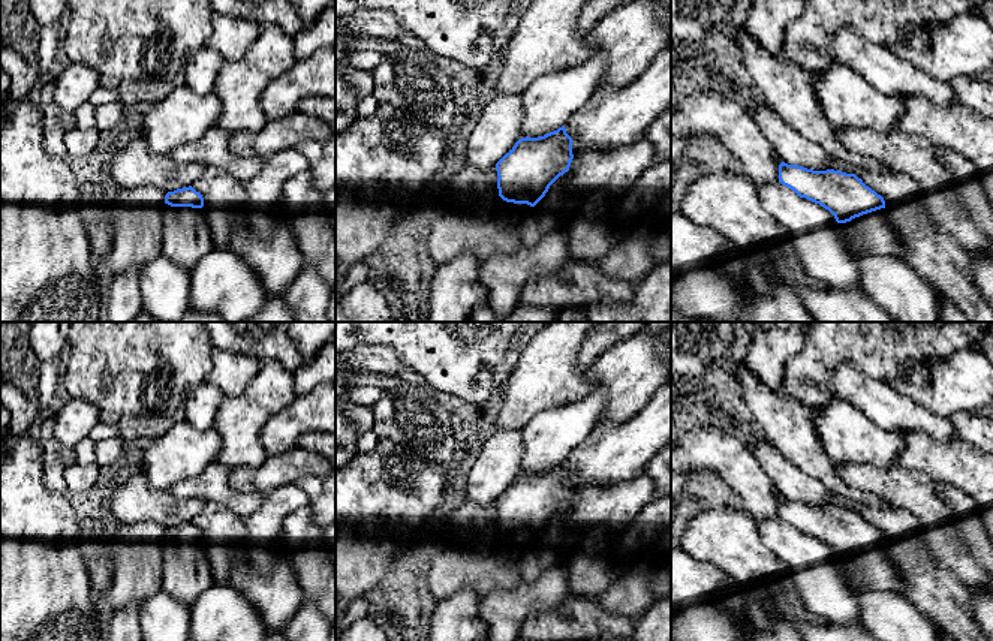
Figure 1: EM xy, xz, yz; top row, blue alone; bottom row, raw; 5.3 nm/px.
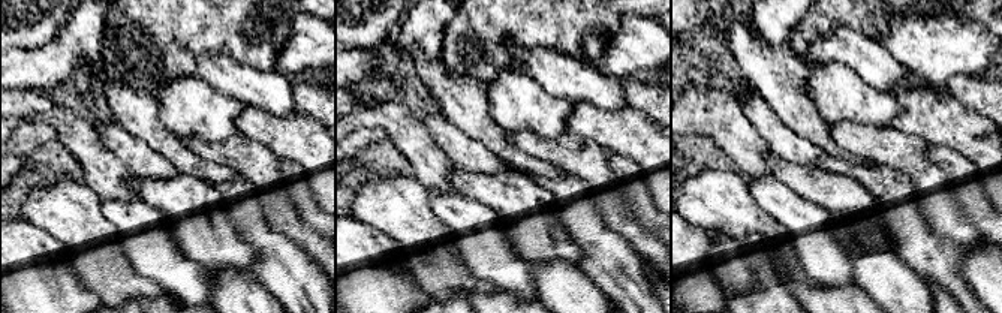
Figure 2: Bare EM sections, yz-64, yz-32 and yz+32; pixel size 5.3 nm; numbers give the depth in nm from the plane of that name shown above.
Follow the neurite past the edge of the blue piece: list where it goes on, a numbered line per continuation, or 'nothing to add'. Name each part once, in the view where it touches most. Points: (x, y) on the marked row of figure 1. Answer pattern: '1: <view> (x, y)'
1: yz (870, 234)

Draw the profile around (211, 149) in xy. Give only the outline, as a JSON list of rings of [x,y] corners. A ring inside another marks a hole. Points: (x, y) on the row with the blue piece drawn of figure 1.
[[[211,126],[198,141],[178,145],[169,154],[180,163],[199,163],[226,171],[235,180],[247,183],[261,172],[265,157],[249,153],[237,156],[229,150],[231,135],[219,126]]]

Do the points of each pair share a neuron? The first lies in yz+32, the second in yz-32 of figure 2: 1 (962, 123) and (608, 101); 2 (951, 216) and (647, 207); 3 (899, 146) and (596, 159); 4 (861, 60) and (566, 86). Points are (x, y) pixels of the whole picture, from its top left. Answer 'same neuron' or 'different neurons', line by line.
1: different neurons
2: different neurons
3: same neuron
4: same neuron

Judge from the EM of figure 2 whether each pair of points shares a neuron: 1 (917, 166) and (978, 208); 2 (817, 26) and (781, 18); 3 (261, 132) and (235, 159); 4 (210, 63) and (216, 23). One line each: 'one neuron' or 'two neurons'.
1: two neurons
2: two neurons
3: two neurons
4: two neurons

